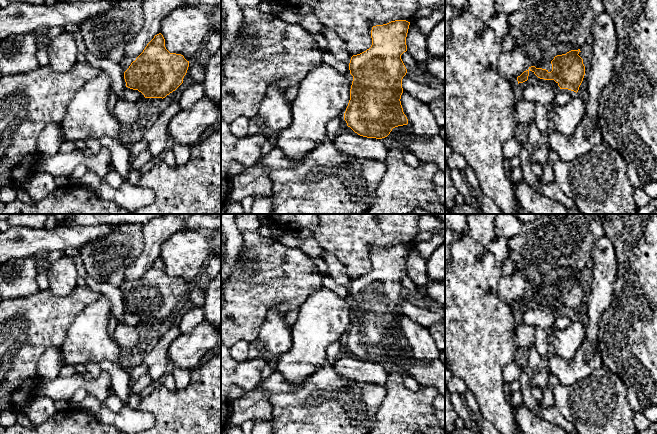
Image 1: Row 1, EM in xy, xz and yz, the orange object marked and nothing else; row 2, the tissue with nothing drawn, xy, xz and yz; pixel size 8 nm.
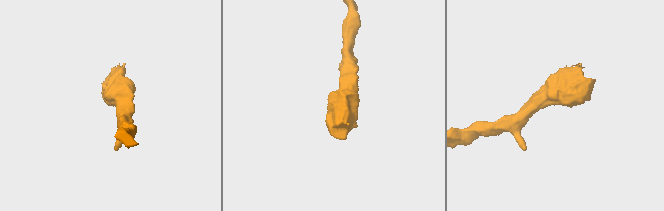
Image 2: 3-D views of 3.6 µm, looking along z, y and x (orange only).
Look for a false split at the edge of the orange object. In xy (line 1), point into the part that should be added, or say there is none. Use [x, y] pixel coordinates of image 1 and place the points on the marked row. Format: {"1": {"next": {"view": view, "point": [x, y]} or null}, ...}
{"1": {"next": null}}

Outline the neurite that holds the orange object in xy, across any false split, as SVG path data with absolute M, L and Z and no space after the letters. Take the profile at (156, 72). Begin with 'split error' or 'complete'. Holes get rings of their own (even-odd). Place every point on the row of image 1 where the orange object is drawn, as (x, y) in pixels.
complete | M159 33L124 72L126 87L138 90L145 98L163 99L183 83L188 67L183 55L166 49Z

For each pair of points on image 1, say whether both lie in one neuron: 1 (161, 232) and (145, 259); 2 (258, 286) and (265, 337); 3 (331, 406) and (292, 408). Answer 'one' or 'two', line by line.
1: one
2: two
3: one

